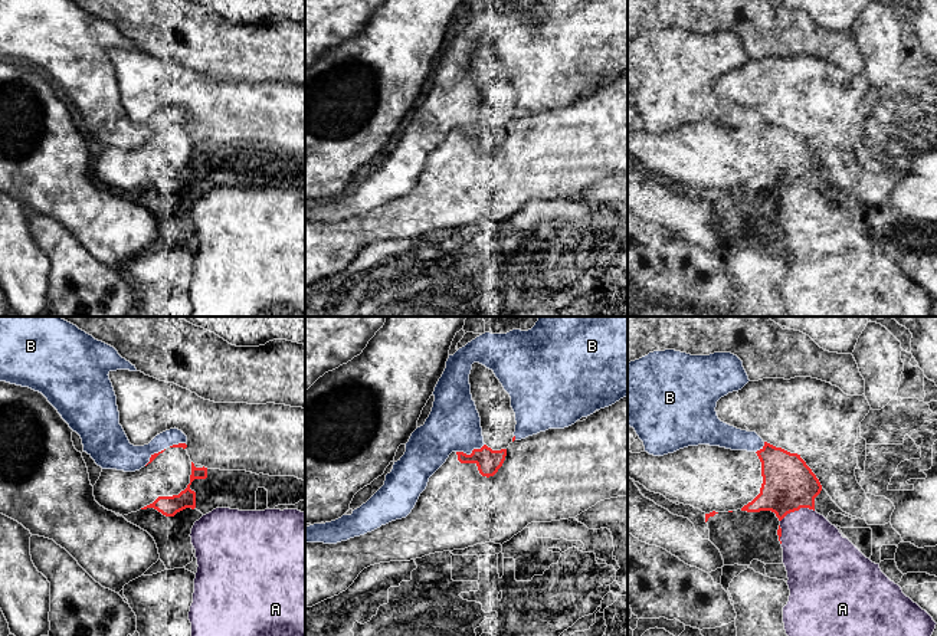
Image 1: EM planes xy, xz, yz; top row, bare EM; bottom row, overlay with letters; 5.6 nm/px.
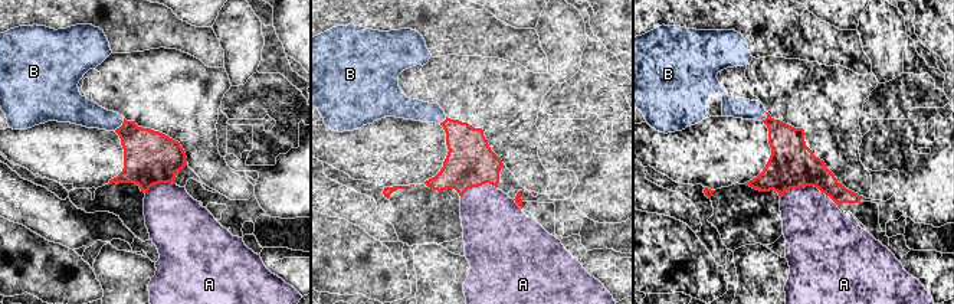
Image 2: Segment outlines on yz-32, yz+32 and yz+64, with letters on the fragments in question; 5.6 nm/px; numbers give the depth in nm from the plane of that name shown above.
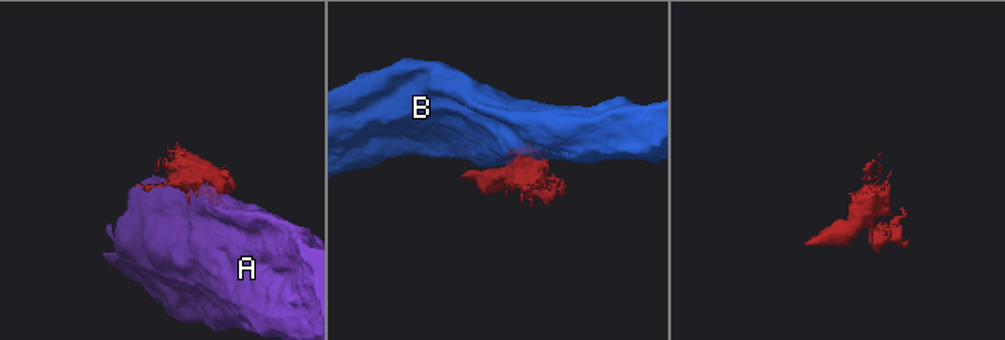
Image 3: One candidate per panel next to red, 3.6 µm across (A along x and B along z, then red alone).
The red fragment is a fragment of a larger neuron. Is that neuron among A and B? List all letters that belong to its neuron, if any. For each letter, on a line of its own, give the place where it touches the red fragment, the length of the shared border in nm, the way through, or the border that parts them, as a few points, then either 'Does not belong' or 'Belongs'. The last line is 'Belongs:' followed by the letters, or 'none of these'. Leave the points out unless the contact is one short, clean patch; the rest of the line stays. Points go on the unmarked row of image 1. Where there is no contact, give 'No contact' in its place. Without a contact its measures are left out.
A: Touches red at yz (796, 187). Shared border 200 nm. Does not belong
B: Touches red at xz (471, 131). Shared border 170 nm. Does not belong
Belongs: none of these

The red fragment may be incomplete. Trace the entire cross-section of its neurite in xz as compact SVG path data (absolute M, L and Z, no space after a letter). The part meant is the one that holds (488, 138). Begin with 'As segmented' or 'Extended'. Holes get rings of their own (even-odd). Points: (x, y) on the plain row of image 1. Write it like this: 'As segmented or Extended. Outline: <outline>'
Extended. Outline: M479 40L469 52L471 72L481 95L484 124L471 132L456 130L461 141L475 141L482 154L494 154L502 144L507 125L515 118L515 91L511 75L494 49Z

